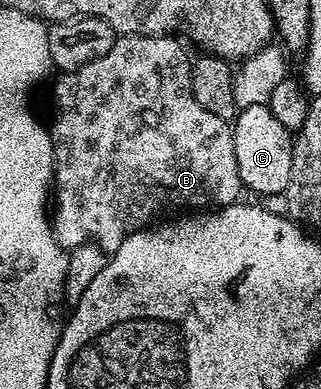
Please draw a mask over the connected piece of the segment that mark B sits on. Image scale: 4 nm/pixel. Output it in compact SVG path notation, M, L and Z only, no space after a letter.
M161 34L118 36L104 56L84 64L84 68L57 75L54 123L49 123L48 133L54 146L53 185L66 180L66 186L52 194L52 225L63 250L69 252L92 242L113 252L128 236L165 219L166 212L233 206L243 197L231 123L208 112L196 100L190 79L192 58L176 39Z

